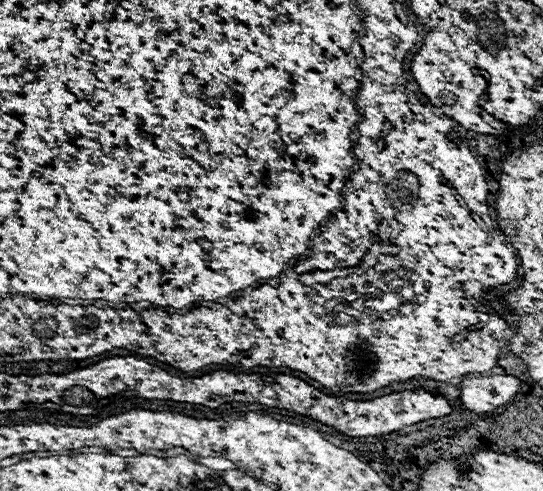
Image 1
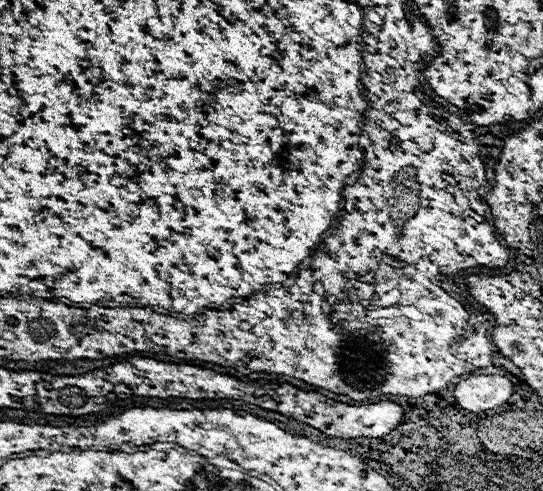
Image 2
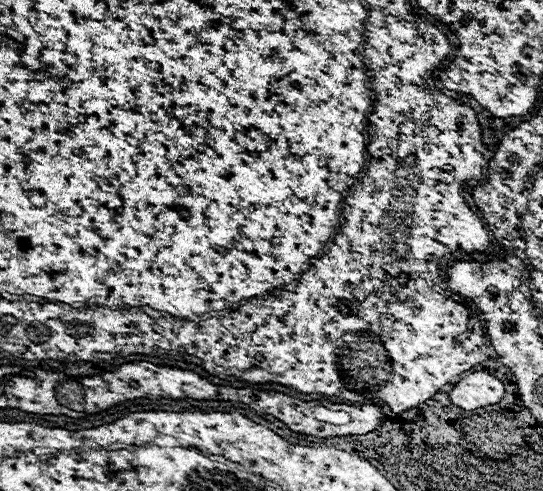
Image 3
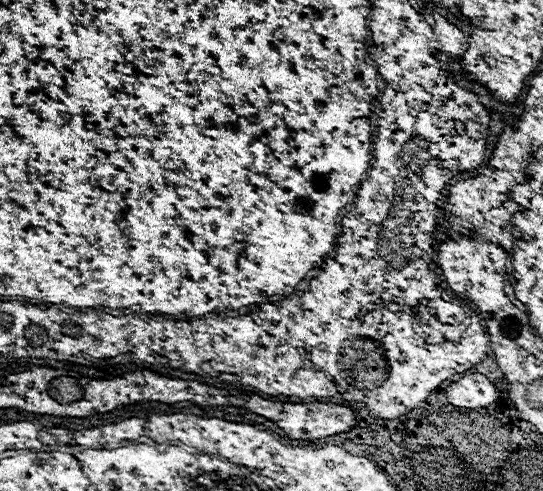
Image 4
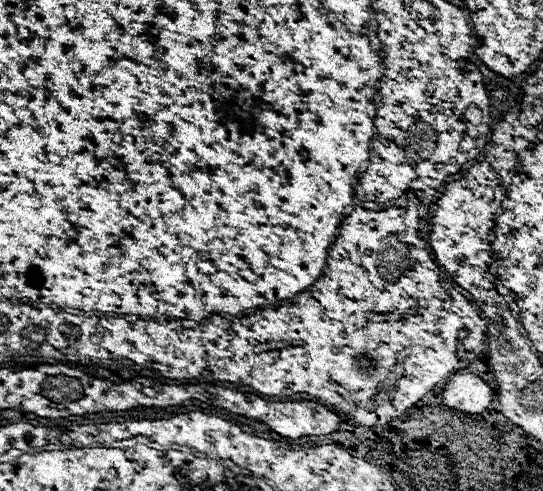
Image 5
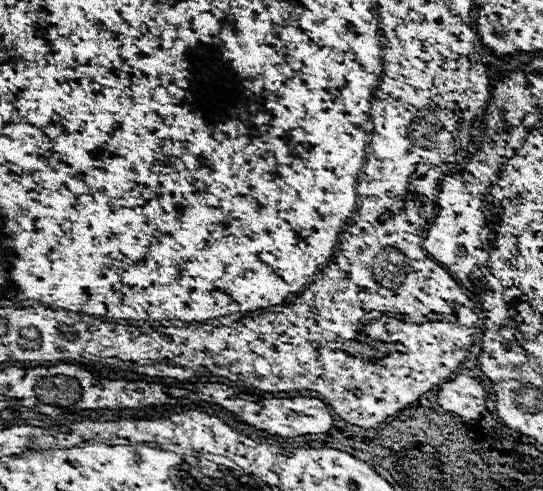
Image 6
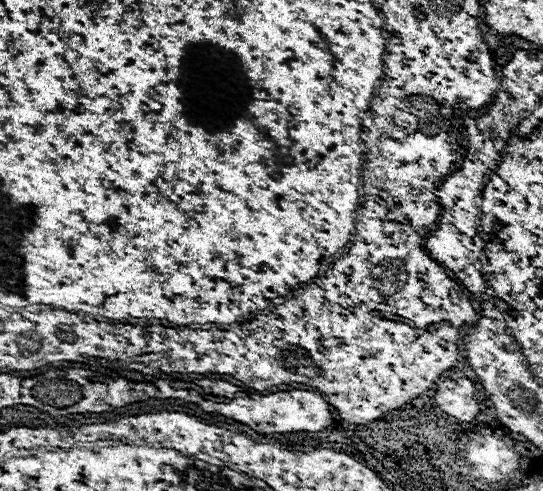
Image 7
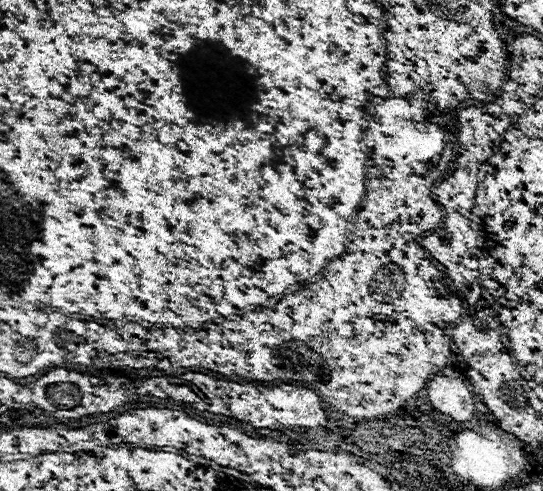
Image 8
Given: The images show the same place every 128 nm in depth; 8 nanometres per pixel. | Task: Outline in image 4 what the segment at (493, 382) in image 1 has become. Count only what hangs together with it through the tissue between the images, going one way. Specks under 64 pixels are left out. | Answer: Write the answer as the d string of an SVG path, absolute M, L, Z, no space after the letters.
M470 372L462 376L458 382L448 384L446 396L452 406L476 410L476 408L488 408L490 404L494 404L498 398L498 390L484 374Z

